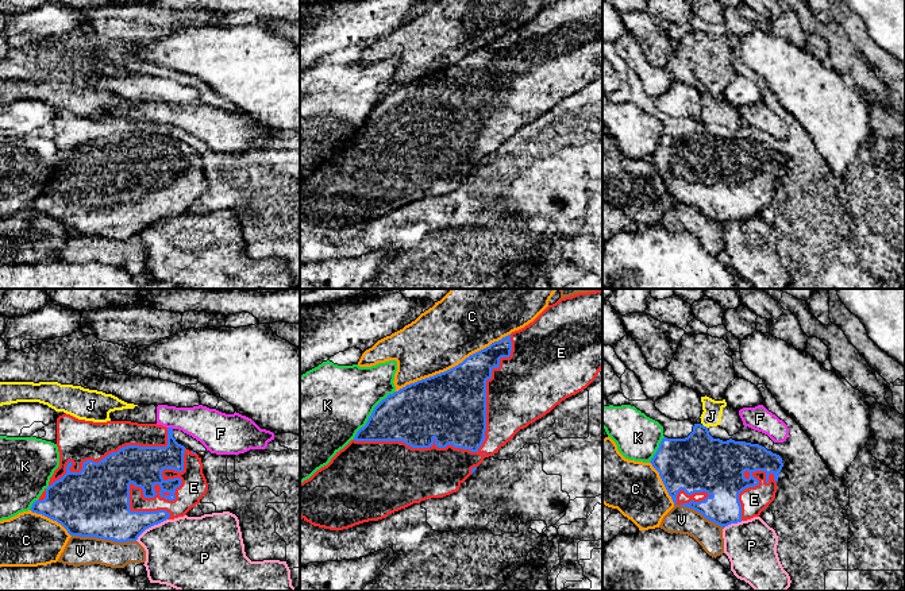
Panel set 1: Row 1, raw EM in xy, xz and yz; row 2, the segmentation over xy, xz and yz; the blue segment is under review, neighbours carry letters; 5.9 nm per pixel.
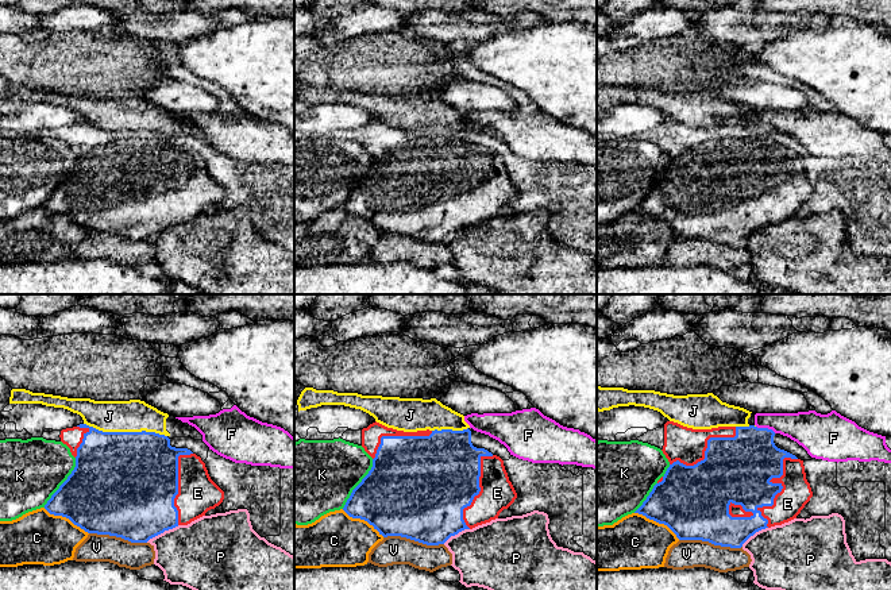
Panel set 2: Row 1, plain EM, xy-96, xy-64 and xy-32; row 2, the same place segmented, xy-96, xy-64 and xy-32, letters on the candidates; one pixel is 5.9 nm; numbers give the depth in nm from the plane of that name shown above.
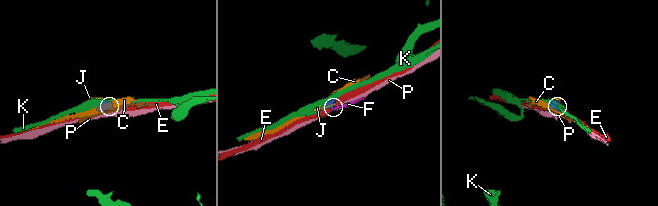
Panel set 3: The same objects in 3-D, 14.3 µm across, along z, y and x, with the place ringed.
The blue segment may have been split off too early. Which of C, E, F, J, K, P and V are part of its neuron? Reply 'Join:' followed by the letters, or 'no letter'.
Join: E

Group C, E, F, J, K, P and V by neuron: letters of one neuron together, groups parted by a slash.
C / E / F / J / K / P / V

